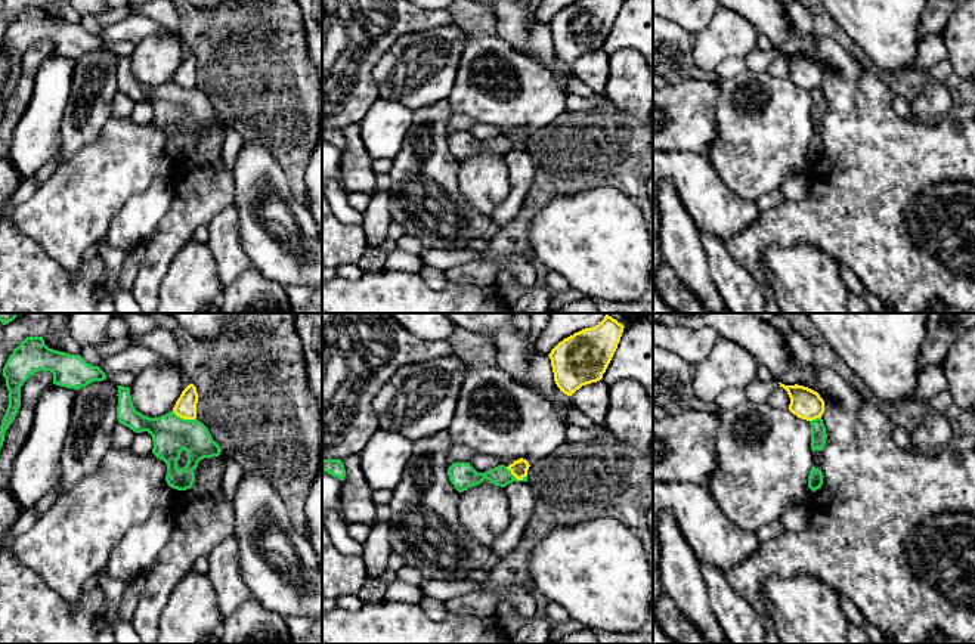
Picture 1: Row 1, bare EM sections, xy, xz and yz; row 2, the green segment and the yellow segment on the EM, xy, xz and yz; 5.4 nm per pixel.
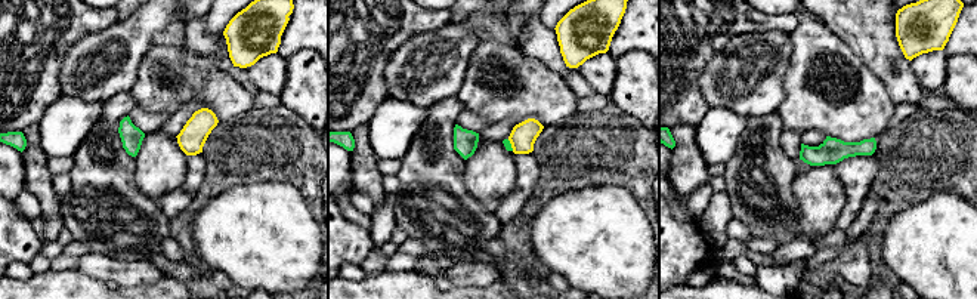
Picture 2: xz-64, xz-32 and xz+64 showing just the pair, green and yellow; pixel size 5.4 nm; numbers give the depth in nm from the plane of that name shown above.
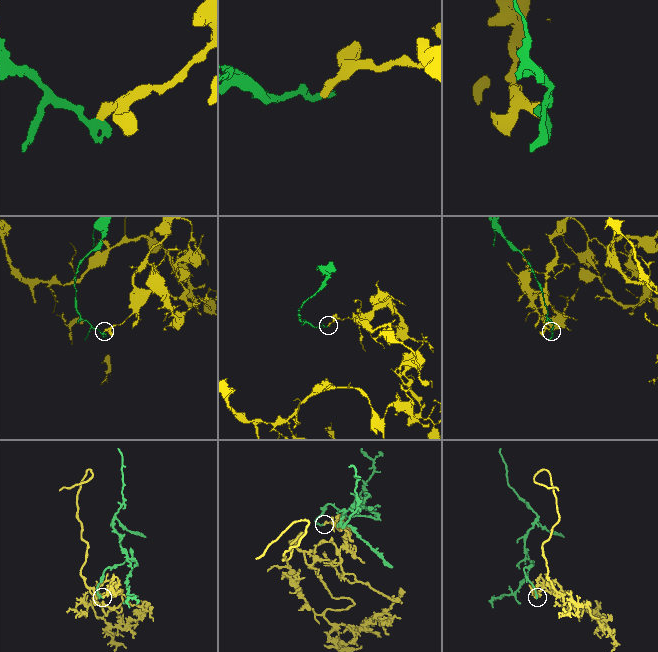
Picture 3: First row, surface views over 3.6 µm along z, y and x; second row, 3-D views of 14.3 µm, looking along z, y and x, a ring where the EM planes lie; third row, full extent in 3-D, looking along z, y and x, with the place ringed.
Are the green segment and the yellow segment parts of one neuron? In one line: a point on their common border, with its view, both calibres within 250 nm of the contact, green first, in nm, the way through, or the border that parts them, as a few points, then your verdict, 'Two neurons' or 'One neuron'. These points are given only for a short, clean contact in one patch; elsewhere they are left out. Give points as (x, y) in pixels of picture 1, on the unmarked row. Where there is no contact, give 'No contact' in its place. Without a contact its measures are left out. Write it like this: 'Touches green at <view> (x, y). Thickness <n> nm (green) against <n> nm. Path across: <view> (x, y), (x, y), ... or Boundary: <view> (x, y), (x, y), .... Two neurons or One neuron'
Touches green at xy (182, 87). Thickness 200 nm (green) against 120 nm. Boundary: xy (172, 80), (183, 87), (195, 87). Two neurons

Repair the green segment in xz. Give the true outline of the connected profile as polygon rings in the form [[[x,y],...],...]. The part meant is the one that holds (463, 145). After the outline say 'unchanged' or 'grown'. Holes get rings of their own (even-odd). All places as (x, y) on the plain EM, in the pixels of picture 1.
[[[455,131],[448,137],[448,145],[459,162],[480,154],[485,148],[501,157],[505,157],[513,151],[527,151],[527,145],[517,149],[502,133],[486,142],[477,142],[470,131]]]; unchanged

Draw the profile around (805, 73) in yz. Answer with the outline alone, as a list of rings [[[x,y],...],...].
[[[781,52],[779,53],[787,61],[790,66],[789,80],[793,84],[807,90],[821,87],[824,81],[824,69],[820,66],[817,61],[798,53],[795,55],[784,55]]]

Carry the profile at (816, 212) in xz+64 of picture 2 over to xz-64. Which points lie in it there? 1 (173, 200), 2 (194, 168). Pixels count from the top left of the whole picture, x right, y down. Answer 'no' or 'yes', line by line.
1: no
2: no

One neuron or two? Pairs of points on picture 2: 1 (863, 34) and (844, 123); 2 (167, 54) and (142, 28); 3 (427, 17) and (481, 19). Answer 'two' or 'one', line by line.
1: two
2: two
3: two

